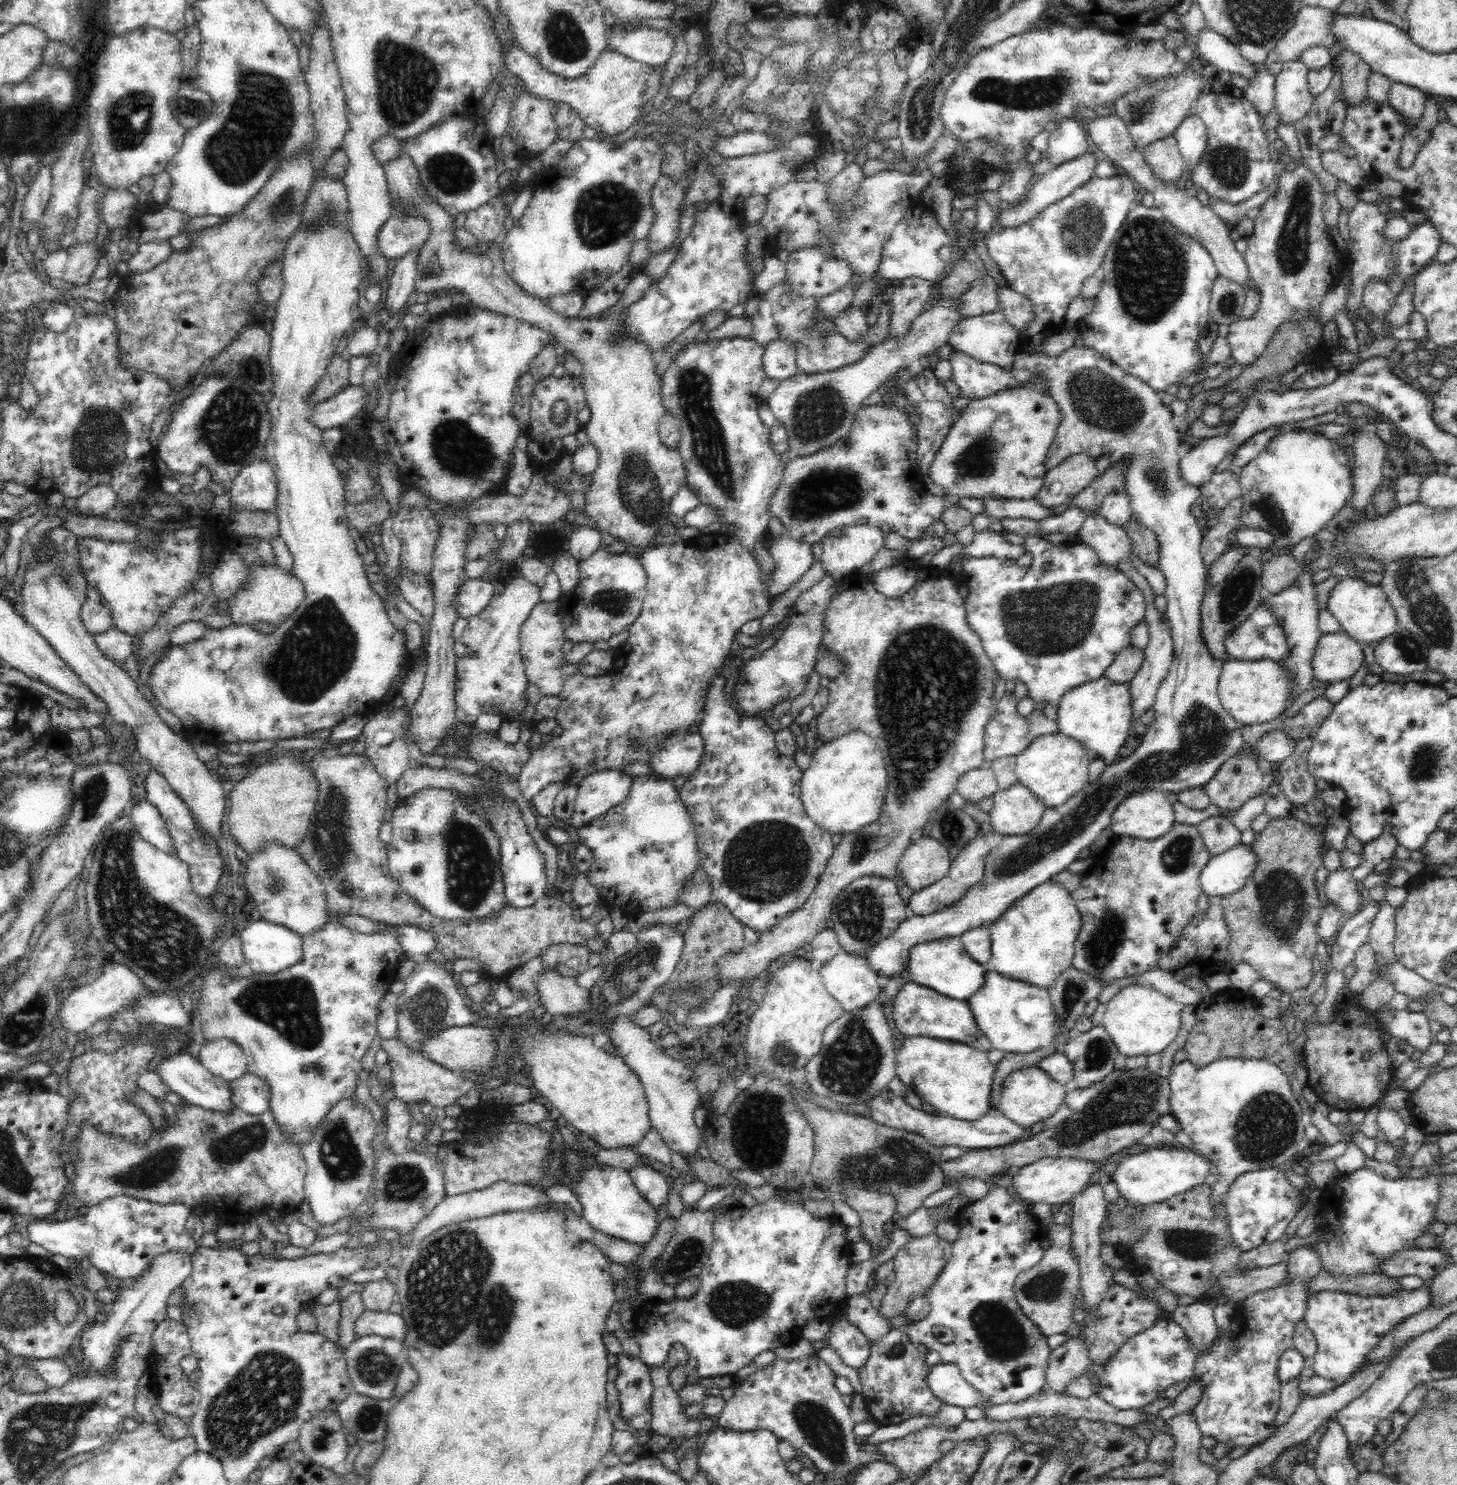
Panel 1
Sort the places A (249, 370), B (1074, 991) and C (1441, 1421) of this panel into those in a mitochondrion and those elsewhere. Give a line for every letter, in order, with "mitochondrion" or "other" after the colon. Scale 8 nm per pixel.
A: mitochondrion
B: mitochondrion
C: other

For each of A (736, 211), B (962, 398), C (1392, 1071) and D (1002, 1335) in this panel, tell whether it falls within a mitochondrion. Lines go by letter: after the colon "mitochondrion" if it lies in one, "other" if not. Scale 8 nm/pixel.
A: other
B: other
C: other
D: mitochondrion

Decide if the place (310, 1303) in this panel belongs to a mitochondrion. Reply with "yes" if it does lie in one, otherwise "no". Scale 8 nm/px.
no

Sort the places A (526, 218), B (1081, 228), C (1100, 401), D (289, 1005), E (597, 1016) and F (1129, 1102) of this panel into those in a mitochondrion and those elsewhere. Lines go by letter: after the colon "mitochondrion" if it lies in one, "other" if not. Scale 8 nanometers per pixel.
A: other
B: mitochondrion
C: mitochondrion
D: mitochondrion
E: mitochondrion
F: mitochondrion

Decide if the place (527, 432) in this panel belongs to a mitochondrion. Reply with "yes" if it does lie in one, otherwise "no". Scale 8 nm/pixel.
no

